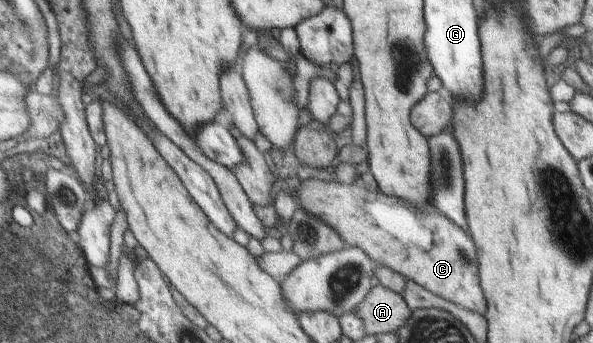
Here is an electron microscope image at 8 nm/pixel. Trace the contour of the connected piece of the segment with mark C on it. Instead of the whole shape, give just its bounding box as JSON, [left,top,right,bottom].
[289,178,486,315]

